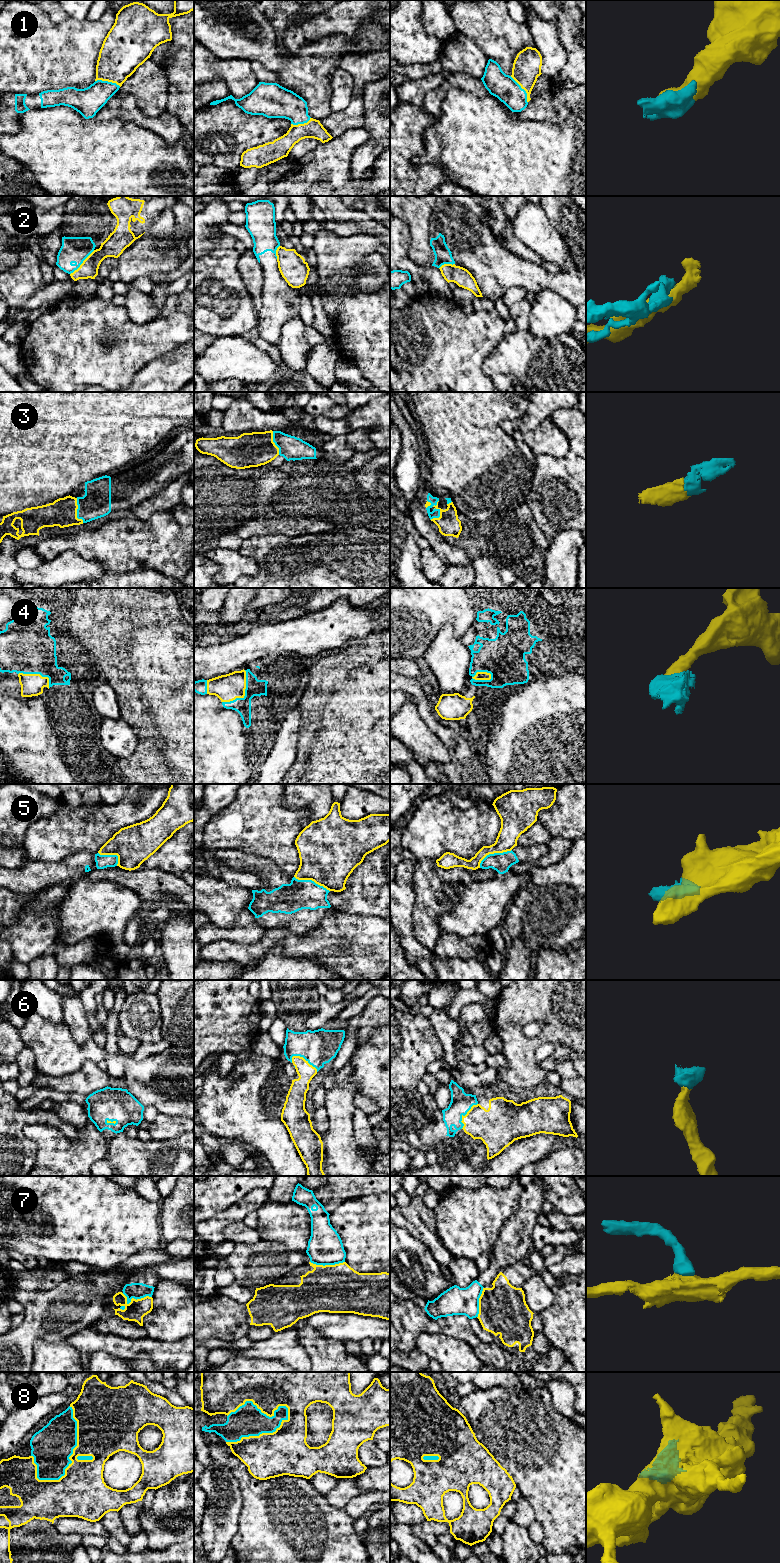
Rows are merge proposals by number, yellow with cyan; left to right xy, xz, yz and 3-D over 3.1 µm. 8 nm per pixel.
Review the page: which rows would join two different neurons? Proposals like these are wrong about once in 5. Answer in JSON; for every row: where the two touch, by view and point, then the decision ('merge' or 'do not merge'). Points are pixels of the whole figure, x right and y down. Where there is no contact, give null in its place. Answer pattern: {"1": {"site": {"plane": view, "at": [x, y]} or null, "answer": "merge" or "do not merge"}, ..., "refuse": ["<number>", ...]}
{"1": {"site": {"plane": "yz", "at": [523, 88]}, "answer": "merge"}, "2": {"site": {"plane": "xy", "at": [82, 263]}, "answer": "do not merge"}, "3": {"site": {"plane": "yz", "at": [440, 512]}, "answer": "merge"}, "4": {"site": {"plane": "xz", "at": [244, 694]}, "answer": "merge"}, "5": {"site": {"plane": "yz", "at": [493, 853]}, "answer": "do not merge"}, "6": {"site": {"plane": "xz", "at": [304, 1059]}, "answer": "merge"}, "7": {"site": {"plane": "xy", "at": [133, 1298]}, "answer": "do not merge"}, "8": {"site": {"plane": "xz", "at": [262, 1433]}, "answer": "merge"}, "refuse": ["2", "5", "7"]}

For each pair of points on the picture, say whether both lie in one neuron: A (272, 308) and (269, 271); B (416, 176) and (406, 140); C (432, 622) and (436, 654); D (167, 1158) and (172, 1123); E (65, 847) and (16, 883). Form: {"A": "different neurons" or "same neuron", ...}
{"A": "same neuron", "B": "same neuron", "C": "different neurons", "D": "different neurons", "E": "different neurons"}

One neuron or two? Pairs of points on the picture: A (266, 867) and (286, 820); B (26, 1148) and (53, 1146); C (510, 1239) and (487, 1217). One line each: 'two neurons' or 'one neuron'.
A: two neurons
B: two neurons
C: two neurons

